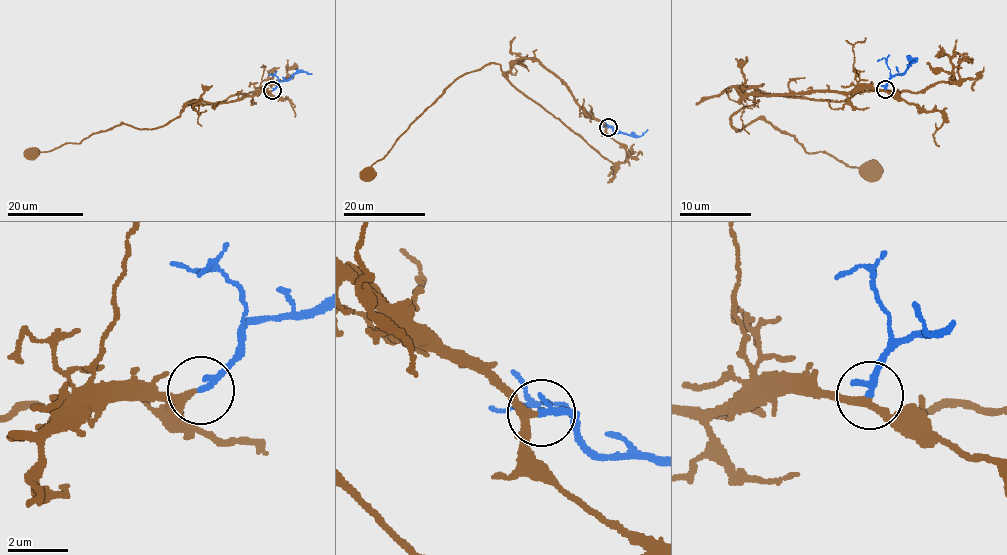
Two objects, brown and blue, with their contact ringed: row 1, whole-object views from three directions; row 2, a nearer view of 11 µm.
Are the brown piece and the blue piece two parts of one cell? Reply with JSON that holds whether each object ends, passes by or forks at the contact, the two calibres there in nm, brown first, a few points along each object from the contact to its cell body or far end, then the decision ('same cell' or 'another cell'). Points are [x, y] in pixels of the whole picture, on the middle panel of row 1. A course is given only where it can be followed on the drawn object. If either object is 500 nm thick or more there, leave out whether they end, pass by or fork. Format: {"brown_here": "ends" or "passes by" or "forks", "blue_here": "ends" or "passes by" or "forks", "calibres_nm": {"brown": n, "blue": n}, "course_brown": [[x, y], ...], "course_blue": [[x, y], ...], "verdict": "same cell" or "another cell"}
{"brown_here": "passes by", "blue_here": "ends", "calibres_nm": {"brown": 240, "blue": 240}, "course_brown": [[607, 127], [536, 60], [519, 58], [503, 72], [498, 64], [487, 63], [458, 77], [369, 172]], "course_blue": [[608, 127], [614, 132], [634, 136], [641, 136], [647, 130]], "verdict": "same cell"}

